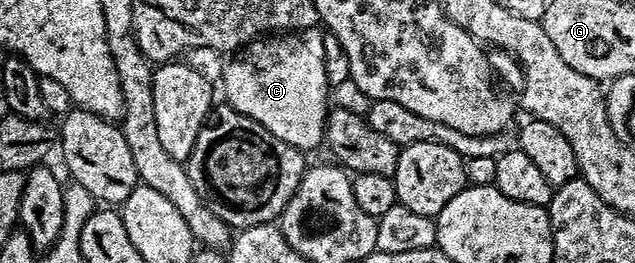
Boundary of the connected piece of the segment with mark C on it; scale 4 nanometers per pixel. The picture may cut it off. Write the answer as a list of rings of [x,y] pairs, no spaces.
[[[318,27],[300,28],[244,44],[226,61],[223,70],[221,87],[227,95],[226,103],[253,118],[253,122],[261,122],[269,134],[289,146],[308,150],[322,145],[329,111],[323,38],[324,33]]]

